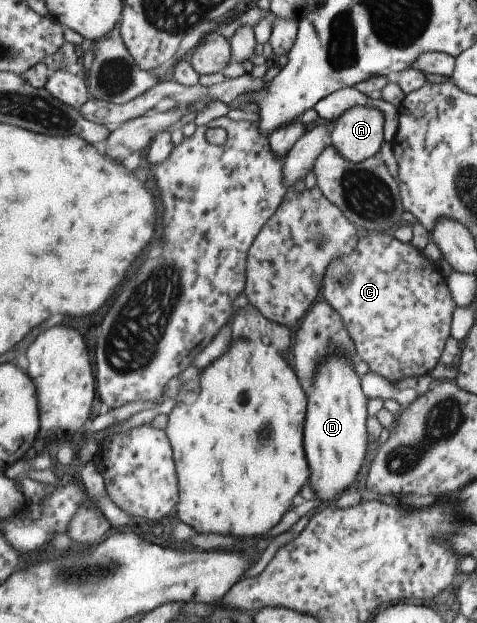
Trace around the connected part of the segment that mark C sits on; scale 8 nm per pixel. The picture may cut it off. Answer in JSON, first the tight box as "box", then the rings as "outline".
{"box":[321,231,455,384],"outline":[[[360,231],[354,249],[327,265],[321,284],[325,302],[340,316],[353,341],[358,360],[363,360],[369,371],[380,374],[393,384],[409,376],[428,375],[437,364],[445,339],[449,336],[451,312],[455,304],[449,295],[445,276],[434,266],[434,262],[428,262],[422,256],[421,250],[397,241],[391,232]]]}

